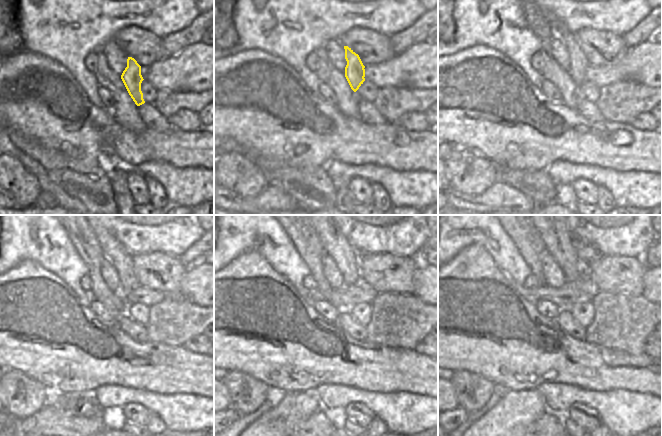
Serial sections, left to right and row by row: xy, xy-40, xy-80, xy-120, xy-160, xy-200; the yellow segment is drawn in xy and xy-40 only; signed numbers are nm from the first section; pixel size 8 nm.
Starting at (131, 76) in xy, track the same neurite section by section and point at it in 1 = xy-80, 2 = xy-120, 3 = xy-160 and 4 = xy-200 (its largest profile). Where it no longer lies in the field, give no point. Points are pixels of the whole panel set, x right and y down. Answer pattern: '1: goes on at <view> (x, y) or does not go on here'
1: goes on at xy-80 (578, 63)
2: goes on at xy-120 (122, 261)
3: goes on at xy-160 (334, 243)
4: goes on at xy-200 (558, 242)

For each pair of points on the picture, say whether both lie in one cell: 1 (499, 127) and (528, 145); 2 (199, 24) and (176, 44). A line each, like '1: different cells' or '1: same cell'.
1: same cell
2: same cell

